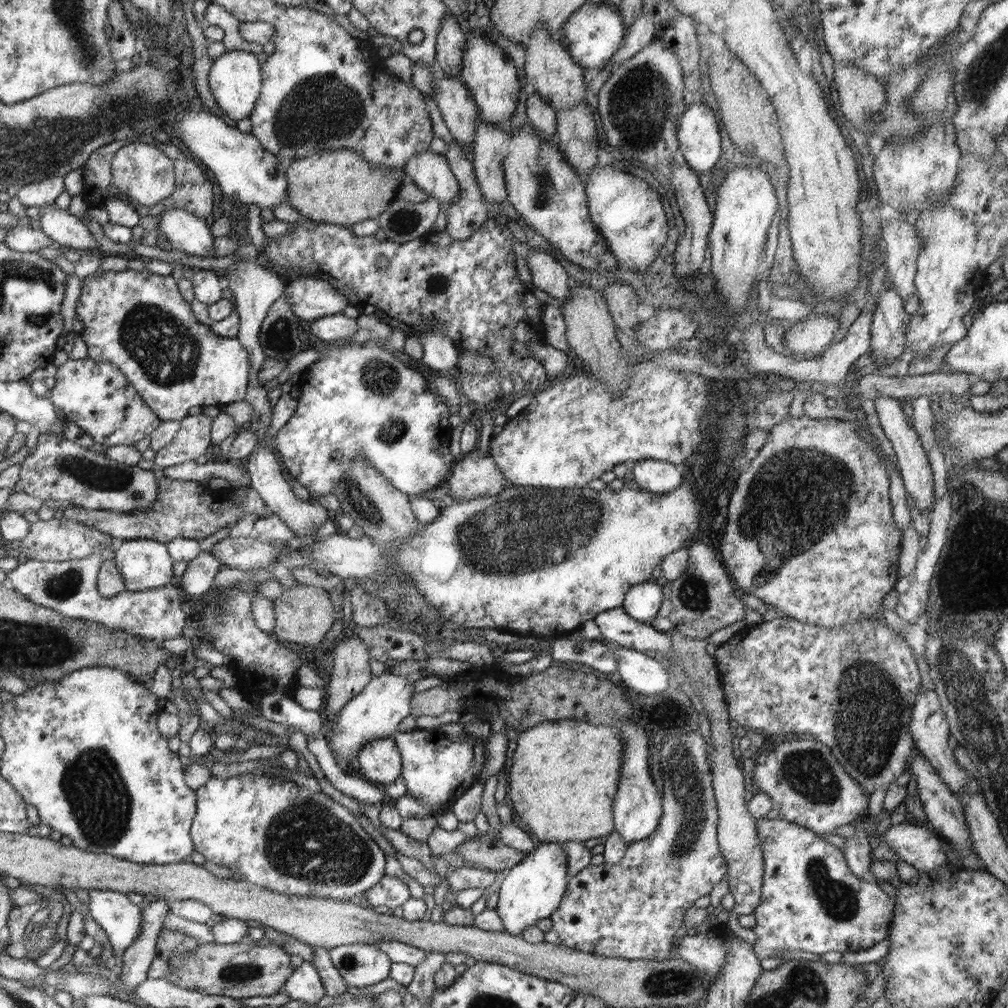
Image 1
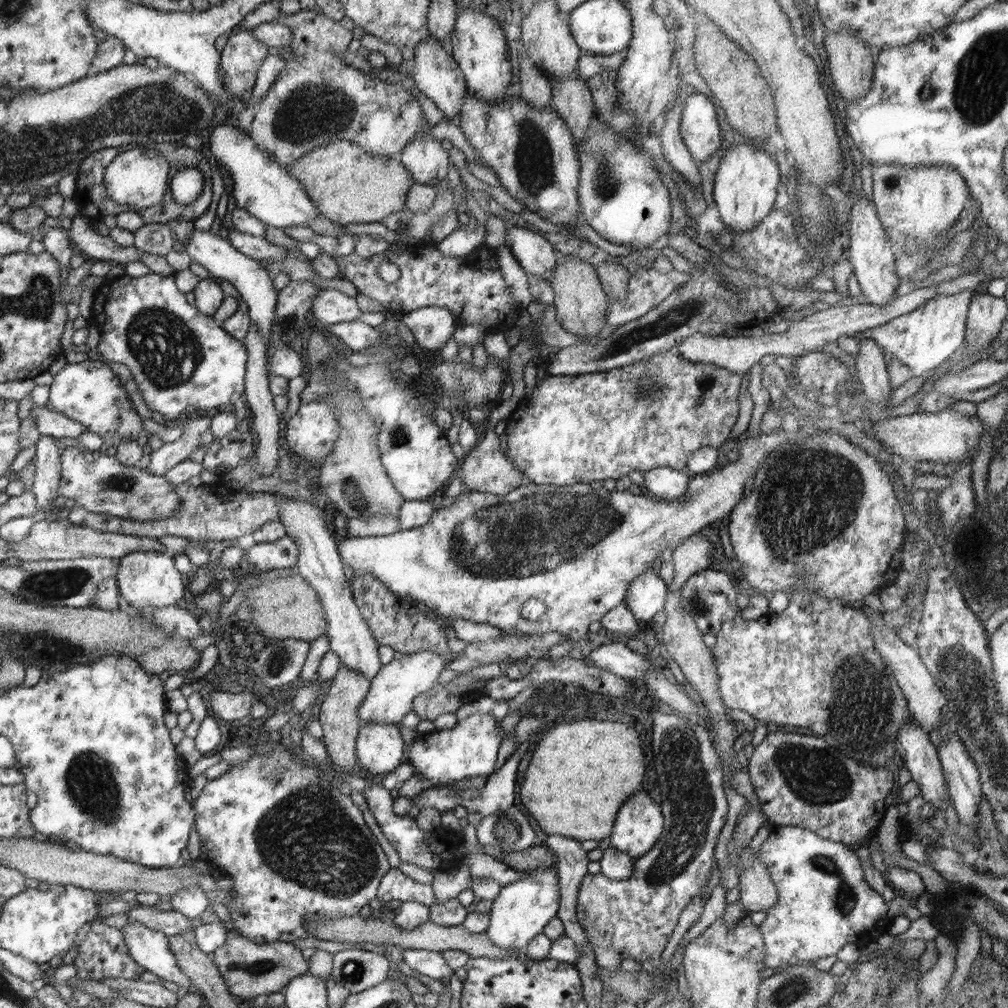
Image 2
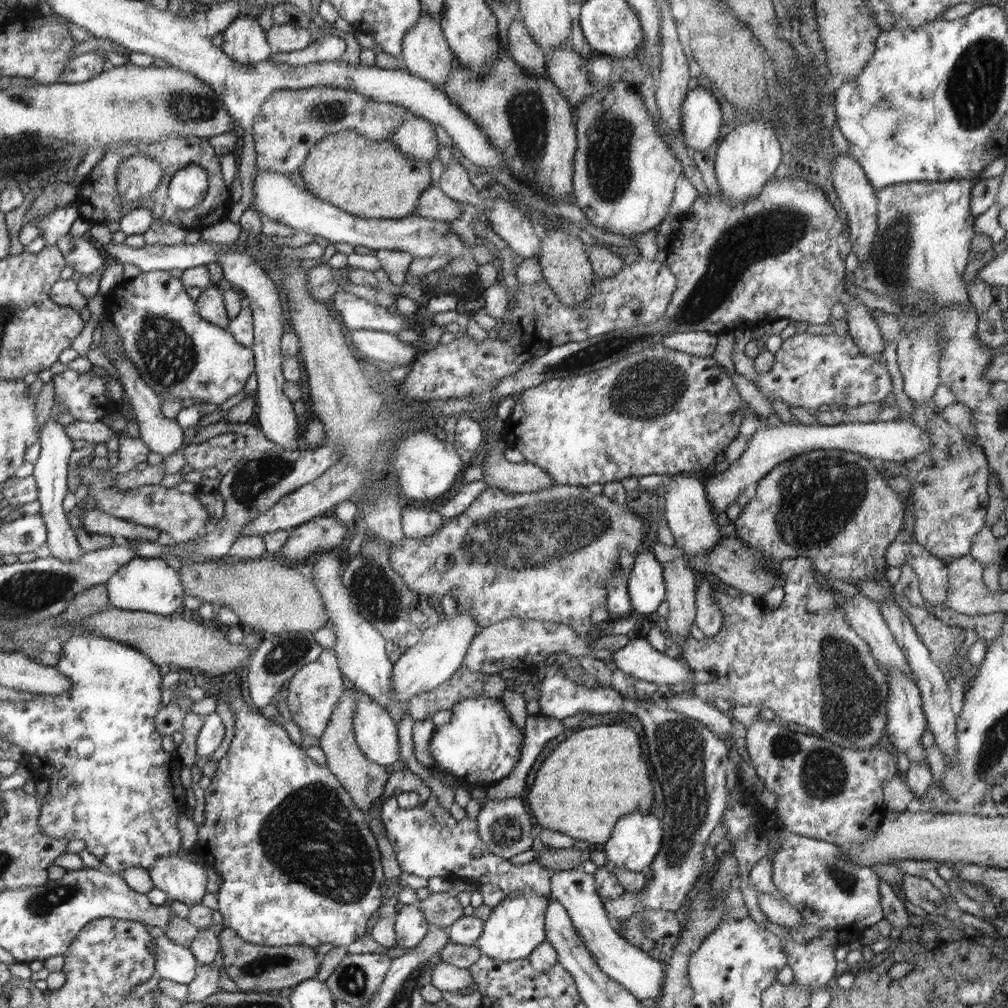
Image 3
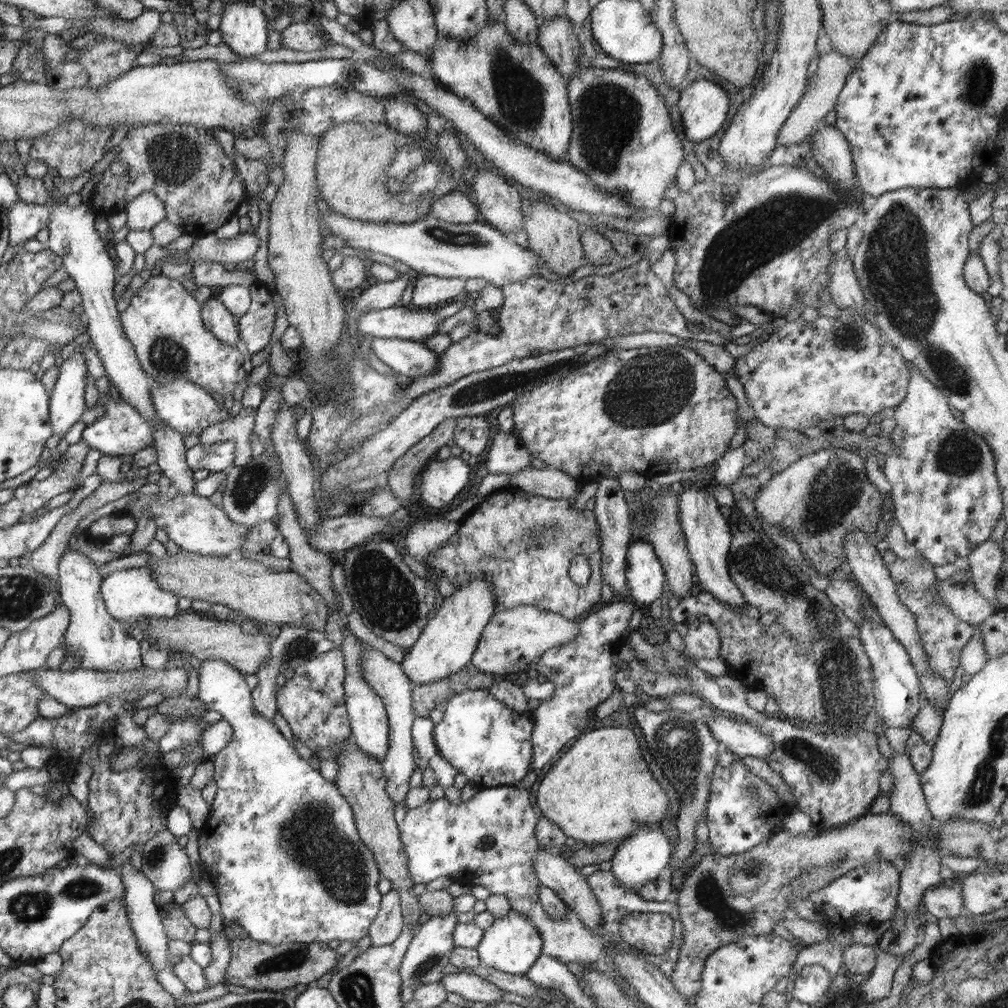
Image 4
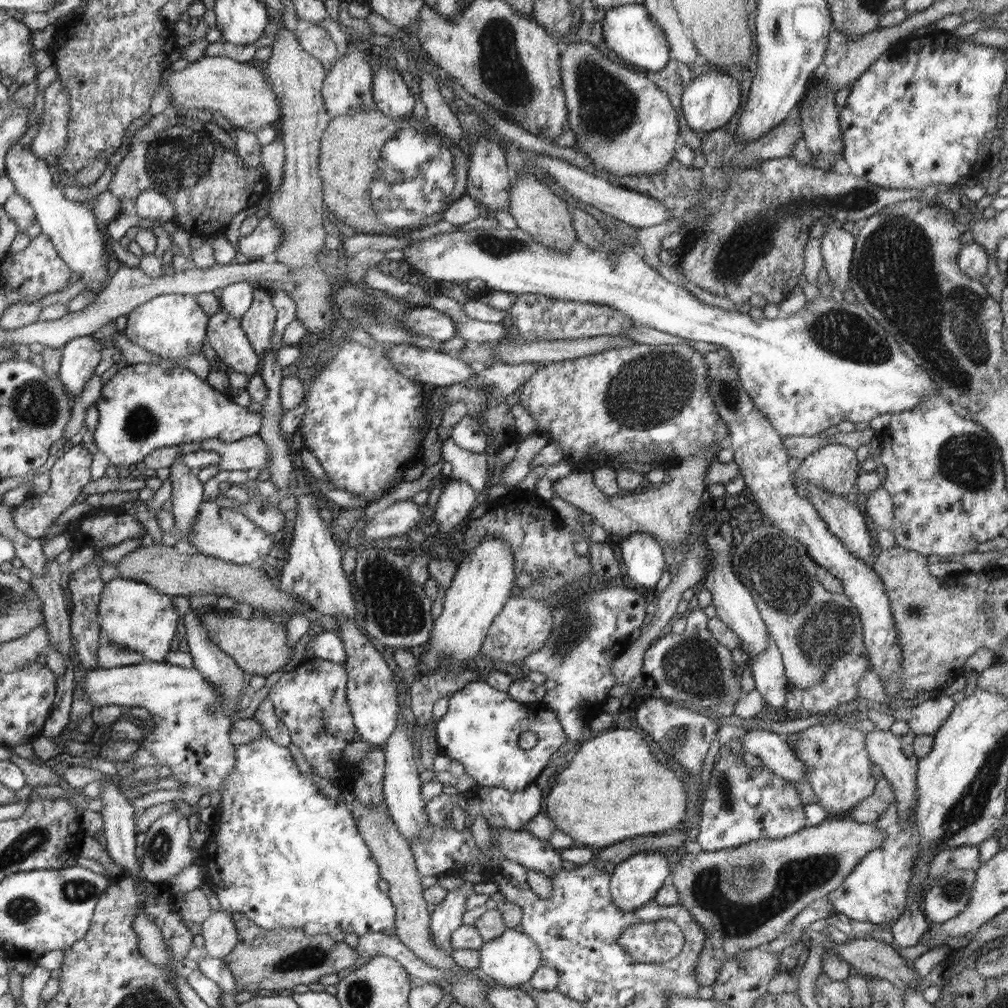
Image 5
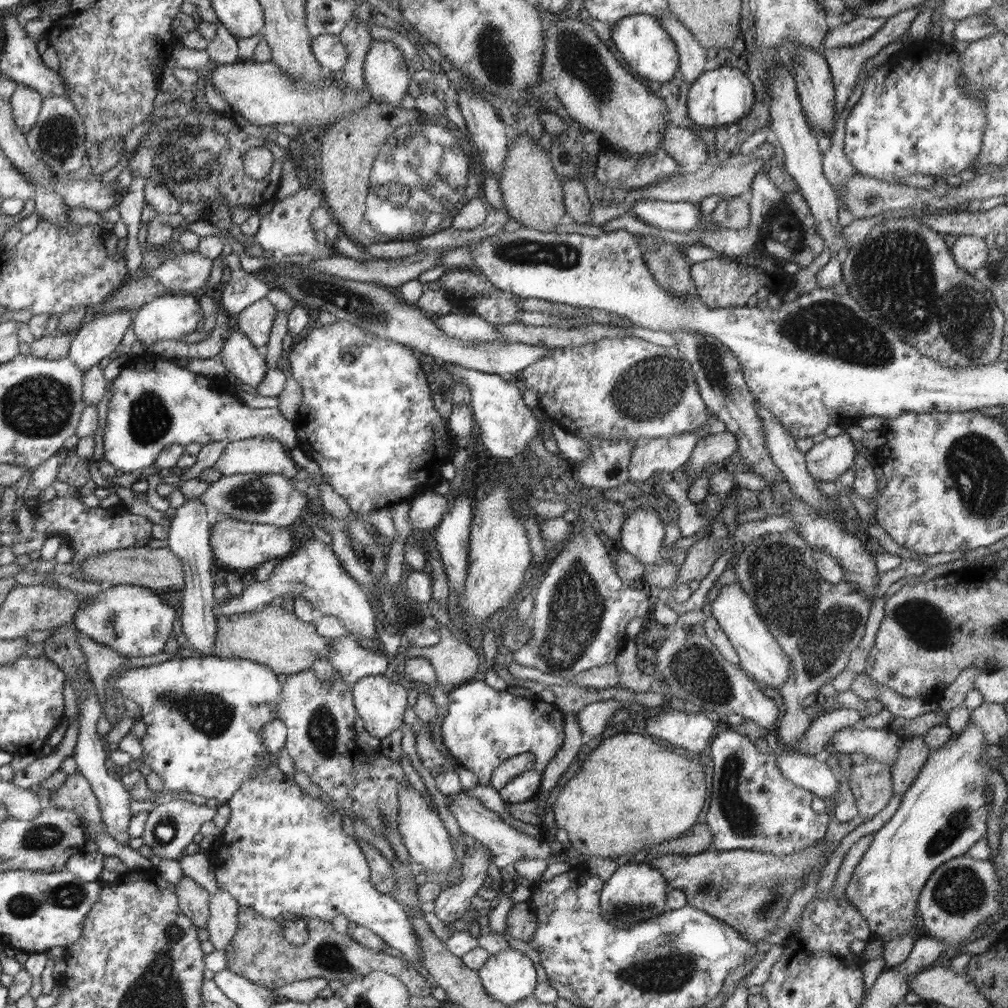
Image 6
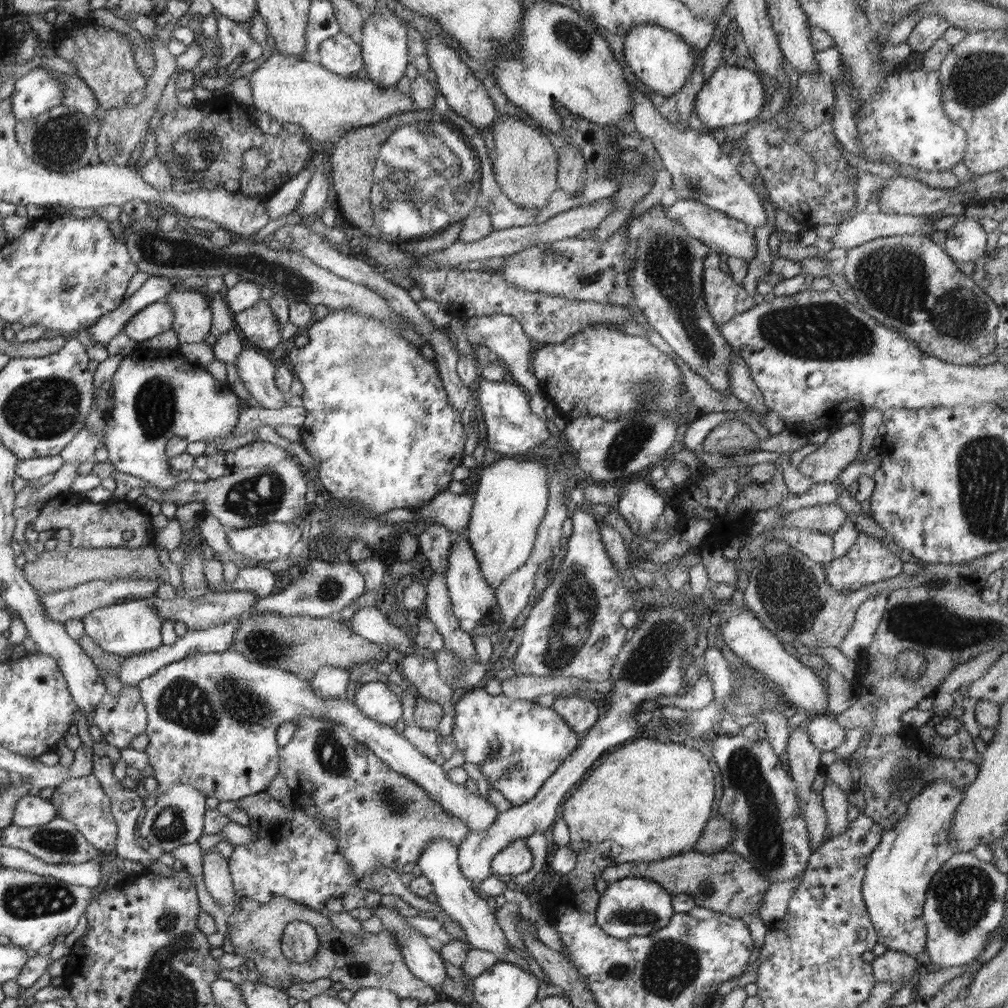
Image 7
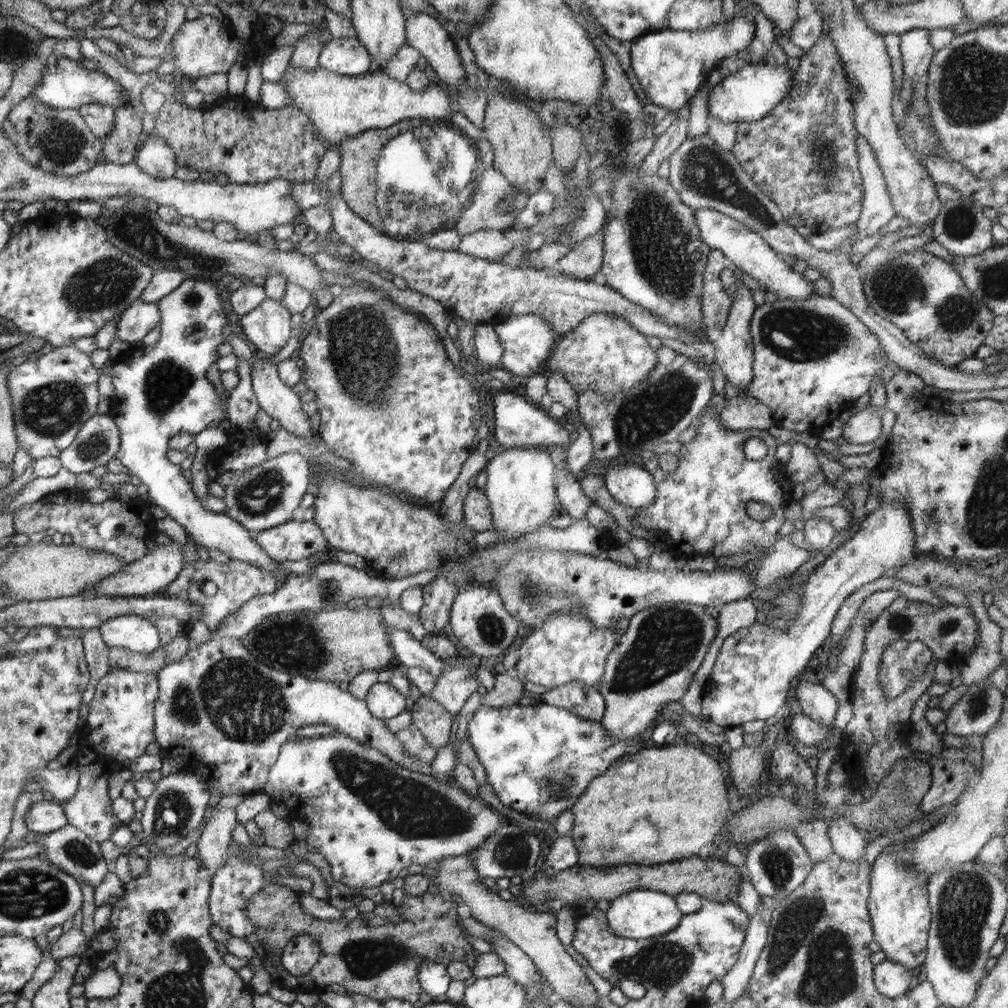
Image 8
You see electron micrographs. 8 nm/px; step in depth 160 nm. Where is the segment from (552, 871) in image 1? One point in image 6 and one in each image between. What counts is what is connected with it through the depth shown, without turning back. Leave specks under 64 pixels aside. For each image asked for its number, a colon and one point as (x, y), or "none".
2: (520, 912)
3: (515, 928)
4: (512, 944)
5: (514, 958)
6: (510, 977)

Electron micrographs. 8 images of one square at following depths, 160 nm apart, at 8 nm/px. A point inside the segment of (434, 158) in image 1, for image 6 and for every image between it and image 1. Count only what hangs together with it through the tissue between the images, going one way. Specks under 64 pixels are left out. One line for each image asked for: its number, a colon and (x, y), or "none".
2: (427, 161)
3: (415, 137)
4: (404, 116)
5: (393, 96)
6: (386, 77)

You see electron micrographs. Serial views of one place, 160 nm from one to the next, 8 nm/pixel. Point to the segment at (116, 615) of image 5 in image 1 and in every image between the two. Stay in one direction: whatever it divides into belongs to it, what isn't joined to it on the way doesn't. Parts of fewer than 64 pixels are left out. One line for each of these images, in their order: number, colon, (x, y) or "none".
1: (144, 564)
2: (147, 579)
3: (149, 585)
4: (131, 595)

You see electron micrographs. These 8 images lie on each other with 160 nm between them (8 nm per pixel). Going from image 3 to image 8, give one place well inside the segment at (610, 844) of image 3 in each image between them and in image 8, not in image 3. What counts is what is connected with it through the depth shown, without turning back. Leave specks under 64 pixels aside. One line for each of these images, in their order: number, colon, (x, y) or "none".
4: (639, 858)
5: (634, 882)
6: (635, 892)
7: (630, 907)
8: (639, 914)

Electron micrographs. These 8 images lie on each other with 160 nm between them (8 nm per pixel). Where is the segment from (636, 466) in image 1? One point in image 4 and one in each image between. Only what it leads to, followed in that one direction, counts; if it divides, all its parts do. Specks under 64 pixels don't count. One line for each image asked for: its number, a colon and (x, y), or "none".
2: (667, 484)
3: (693, 523)
4: (708, 536)

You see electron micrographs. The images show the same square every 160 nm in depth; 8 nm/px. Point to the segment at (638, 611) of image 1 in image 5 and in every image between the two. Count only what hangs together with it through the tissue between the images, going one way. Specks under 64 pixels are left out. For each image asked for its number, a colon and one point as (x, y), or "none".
2: (647, 594)
3: (646, 587)
4: (645, 576)
5: (642, 555)

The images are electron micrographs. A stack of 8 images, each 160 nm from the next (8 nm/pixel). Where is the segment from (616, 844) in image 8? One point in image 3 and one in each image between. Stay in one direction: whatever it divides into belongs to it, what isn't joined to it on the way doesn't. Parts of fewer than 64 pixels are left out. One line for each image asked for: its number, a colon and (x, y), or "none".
3: (597, 775)
4: (601, 790)
5: (614, 788)
6: (630, 793)
7: (653, 799)

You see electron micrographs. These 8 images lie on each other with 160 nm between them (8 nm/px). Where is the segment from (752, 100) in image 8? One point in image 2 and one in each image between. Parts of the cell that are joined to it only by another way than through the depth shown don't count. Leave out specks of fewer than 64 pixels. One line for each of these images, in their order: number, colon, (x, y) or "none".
2: (699, 128)
3: (701, 117)
4: (703, 104)
5: (709, 102)
6: (719, 97)
7: (733, 95)

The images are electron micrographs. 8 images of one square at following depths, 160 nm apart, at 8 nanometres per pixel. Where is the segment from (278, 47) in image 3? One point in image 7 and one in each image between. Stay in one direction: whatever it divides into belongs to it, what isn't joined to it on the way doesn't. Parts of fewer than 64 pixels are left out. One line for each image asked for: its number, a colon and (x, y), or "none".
4: (303, 37)
5: (314, 39)
6: (330, 53)
7: (342, 54)

